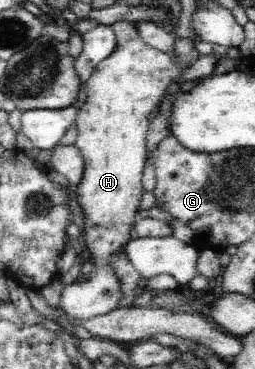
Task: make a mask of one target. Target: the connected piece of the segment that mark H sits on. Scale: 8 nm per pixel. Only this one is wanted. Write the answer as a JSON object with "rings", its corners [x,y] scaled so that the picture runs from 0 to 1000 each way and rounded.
{"rings":[[[463,54],[451,57],[439,68],[455,92],[455,133],[439,138],[416,160],[400,160],[400,168],[376,176],[376,187],[361,192],[361,203],[353,203],[353,214],[341,214],[337,238],[341,238],[341,268],[337,276],[322,285],[310,285],[310,301],[302,304],[302,320],[294,322],[298,344],[306,352],[306,366],[294,382],[294,396],[314,404],[314,415],[322,417],[329,434],[329,463],[322,472],[322,485],[302,496],[298,507],[298,528],[306,556],[322,564],[322,583],[329,583],[329,659],[341,664],[337,675],[345,675],[345,707],[361,710],[369,718],[369,729],[341,745],[341,753],[329,753],[314,762],[282,764],[251,775],[239,791],[239,810],[235,810],[235,837],[251,840],[275,862],[290,867],[322,867],[322,870],[349,870],[369,859],[392,854],[416,854],[416,848],[431,848],[451,835],[467,835],[467,813],[478,805],[478,786],[471,786],[471,767],[463,762],[463,748],[439,737],[439,715],[431,715],[431,702],[439,702],[439,686],[455,686],[498,664],[498,659],[522,642],[522,615],[541,604],[561,588],[549,580],[549,539],[557,539],[557,523],[565,520],[565,509],[557,509],[557,466],[565,463],[565,447],[573,447],[573,366],[584,352],[584,322],[580,312],[596,304],[608,290],[620,290],[624,276],[651,247],[651,238],[663,238],[682,222],[690,228],[714,228],[733,220],[753,220],[753,214],[769,211],[800,211],[816,203],[827,203],[839,184],[851,182],[855,157],[839,152],[839,146],[784,146],[784,154],[761,165],[757,173],[745,173],[737,187],[714,187],[702,176],[690,176],[667,149],[659,144],[643,144],[596,125],[584,125],[557,108],[557,100],[541,92],[537,73],[525,70],[522,60]]]}

